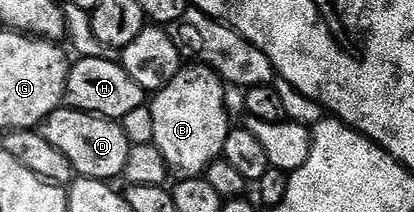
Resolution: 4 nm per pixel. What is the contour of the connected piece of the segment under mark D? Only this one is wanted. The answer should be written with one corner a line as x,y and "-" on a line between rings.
61,108
42,123
42,133
44,139
54,144
54,148
58,148
66,160
70,160
79,177
116,180
112,178
119,179
123,175
130,143
119,121
99,118
96,114
81,110

